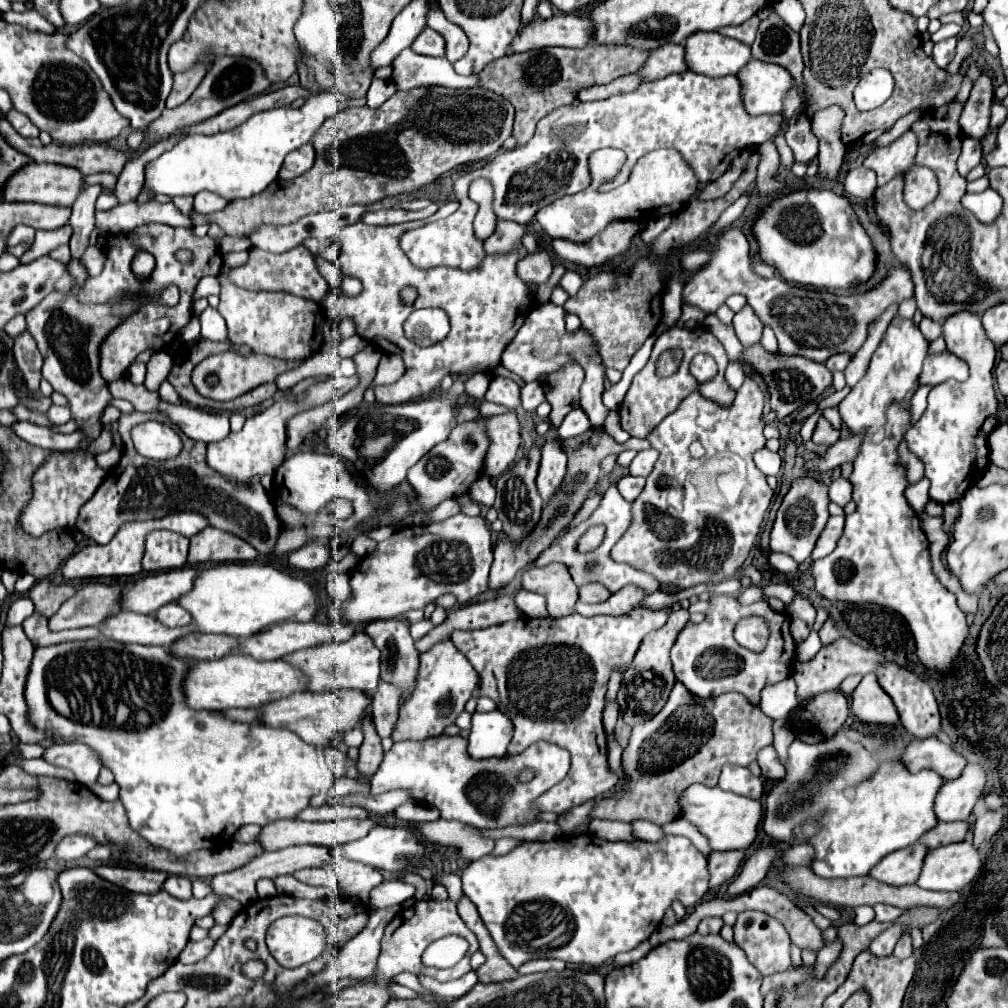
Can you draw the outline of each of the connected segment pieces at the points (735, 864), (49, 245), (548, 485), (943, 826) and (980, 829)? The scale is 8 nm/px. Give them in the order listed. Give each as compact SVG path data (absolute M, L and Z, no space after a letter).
M732 850L732 852L714 852L708 856L710 866L710 888L718 888L720 884L732 880L746 860L746 852Z
M62 226L62 228L58 228L58 230L50 230L50 232L38 230L32 248L30 248L22 258L20 258L20 264L26 264L26 262L36 260L36 258L48 254L50 250L54 250L54 248L60 246L60 244L68 244L70 234L72 234L70 226Z
M546 438L536 478L536 486L544 502L548 502L550 496L556 492L564 474L566 474L566 454L562 450L562 442L558 438Z
M938 822L936 830L930 830L928 834L922 836L920 842L924 842L930 848L952 844L952 842L962 842L968 836L968 822Z
M992 810L978 816L976 824L974 824L974 846L988 842L1002 828L1002 820L1004 820L1004 816L1000 812L992 812Z

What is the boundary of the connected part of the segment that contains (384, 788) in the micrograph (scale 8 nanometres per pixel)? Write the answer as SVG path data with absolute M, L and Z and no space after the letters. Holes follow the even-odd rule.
M436 736L436 738L426 738L420 742L396 742L390 752L384 756L384 762L380 766L380 770L372 776L370 780L370 794L382 794L394 788L406 788L414 794L414 798L418 802L424 804L432 804L440 810L444 820L458 820L464 824L472 824L480 830L496 830L496 828L506 828L510 824L534 824L538 822L540 810L536 810L534 802L540 794L544 794L546 790L550 790L552 786L556 786L570 770L570 754L556 746L556 744L548 744L548 742L536 742L530 748L526 748L522 754L516 754L512 758L502 756L502 758L482 758L476 760L468 754L468 740L460 738L460 736ZM524 770L532 770L534 778L530 782L520 782L520 772Z

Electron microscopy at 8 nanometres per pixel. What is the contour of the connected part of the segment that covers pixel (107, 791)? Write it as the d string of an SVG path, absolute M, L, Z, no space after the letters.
M92 784L90 786L90 790L98 796L98 798L102 798L102 800L116 800L118 798L118 784L108 784L108 786L102 786L102 784Z

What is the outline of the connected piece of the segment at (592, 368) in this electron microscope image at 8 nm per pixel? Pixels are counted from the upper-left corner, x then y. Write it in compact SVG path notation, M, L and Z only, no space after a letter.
M552 302L532 309L525 318L522 328L518 330L518 334L514 336L514 340L502 354L502 366L508 368L510 372L518 374L524 382L534 382L534 380L542 378L544 374L552 374L552 372L560 370L560 366L566 366L566 362L578 362L586 372L586 378L584 378L584 384L580 390L580 404L582 404L584 412L588 414L590 424L602 428L604 418L608 418L608 408L602 404L606 366L598 354L596 340L586 330L582 330L582 328L578 328L576 332L566 330L565 314L562 306L557 306Z

